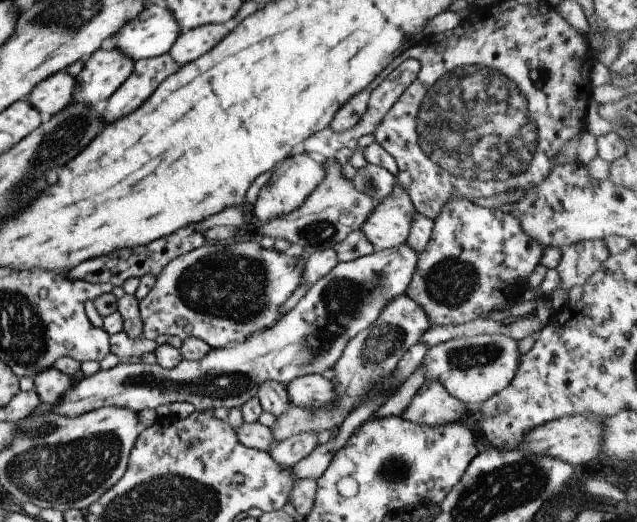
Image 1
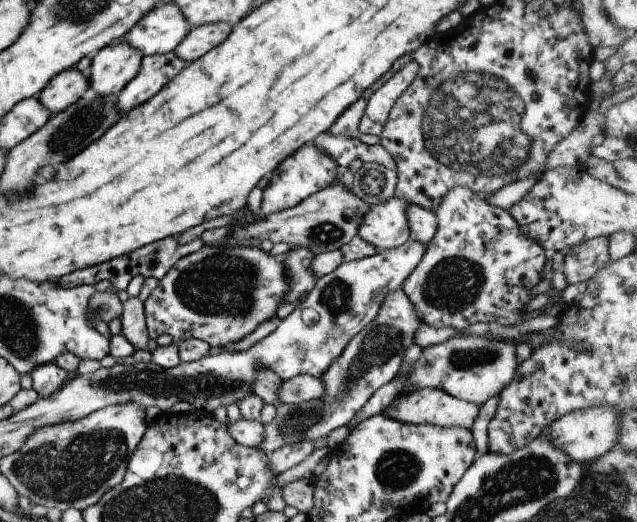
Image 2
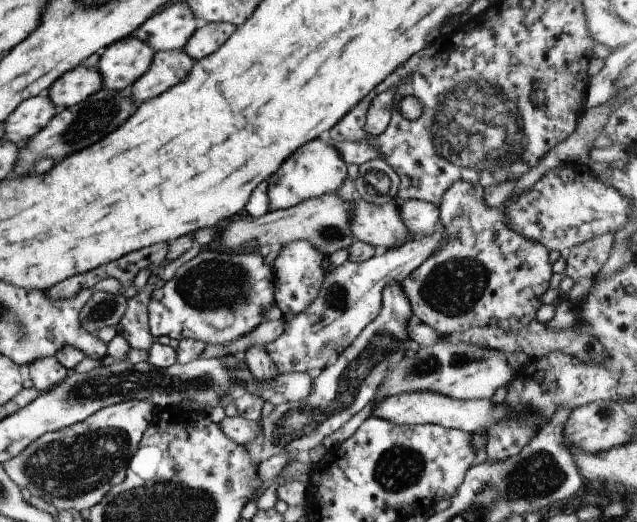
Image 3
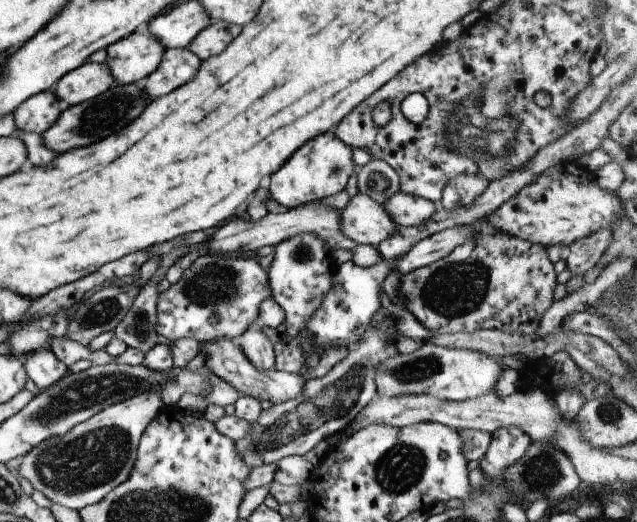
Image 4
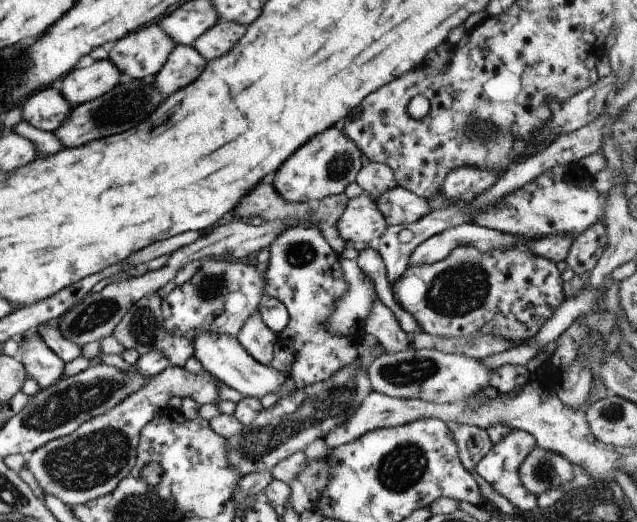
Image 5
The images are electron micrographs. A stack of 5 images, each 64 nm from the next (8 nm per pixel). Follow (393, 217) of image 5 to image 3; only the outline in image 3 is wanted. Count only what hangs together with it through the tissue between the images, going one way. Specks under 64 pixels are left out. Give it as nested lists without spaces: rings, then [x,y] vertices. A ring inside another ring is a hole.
[[[397,200],[400,217],[412,238],[428,237],[436,233],[439,223],[438,207],[420,200]]]

